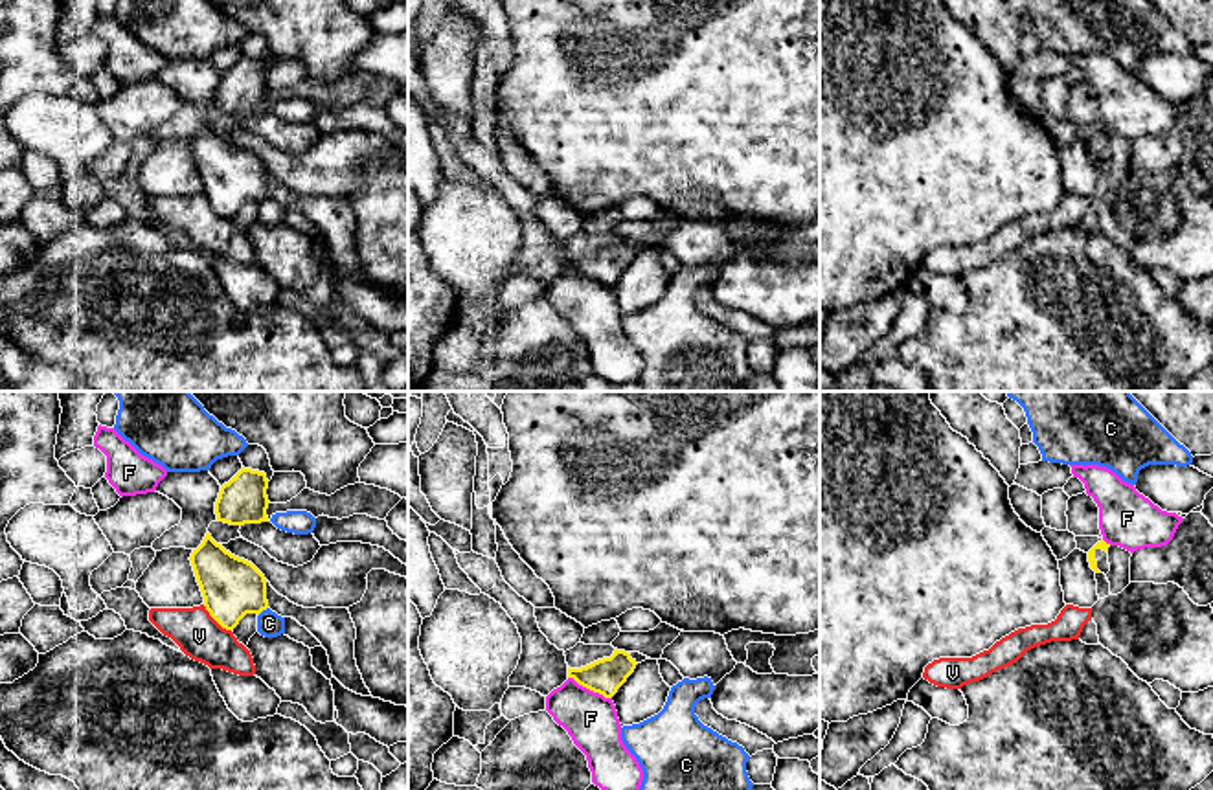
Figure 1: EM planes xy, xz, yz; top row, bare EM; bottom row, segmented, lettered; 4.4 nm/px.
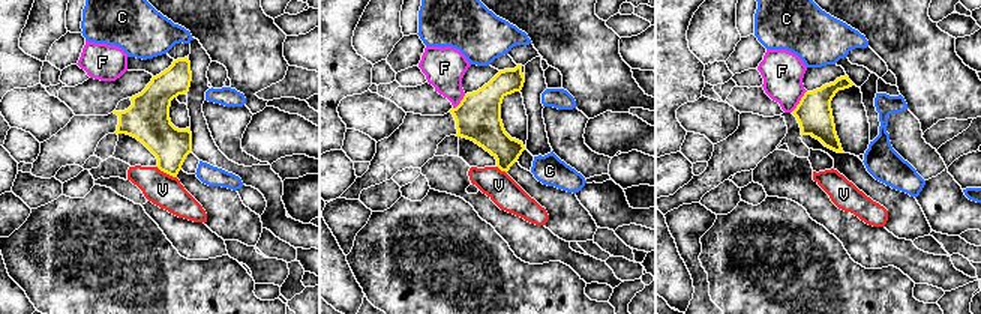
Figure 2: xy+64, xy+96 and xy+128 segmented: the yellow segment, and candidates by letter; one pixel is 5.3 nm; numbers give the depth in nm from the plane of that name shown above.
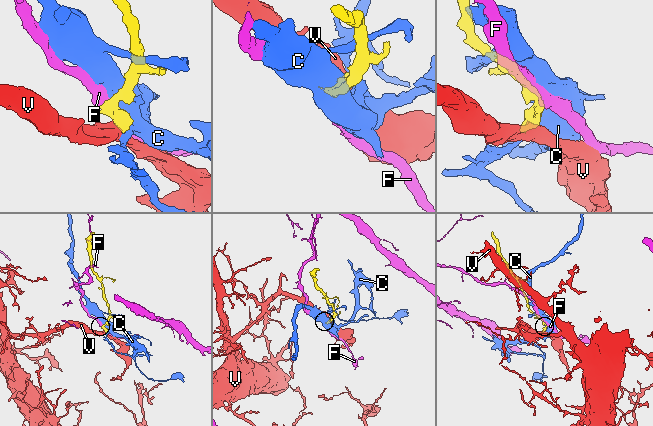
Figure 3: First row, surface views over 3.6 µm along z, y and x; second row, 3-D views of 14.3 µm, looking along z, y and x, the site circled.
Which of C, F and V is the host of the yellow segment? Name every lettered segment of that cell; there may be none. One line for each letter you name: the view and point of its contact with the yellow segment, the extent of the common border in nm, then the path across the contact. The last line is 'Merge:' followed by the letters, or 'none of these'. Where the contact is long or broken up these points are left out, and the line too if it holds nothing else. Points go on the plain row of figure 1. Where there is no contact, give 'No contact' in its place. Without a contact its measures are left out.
Merge: none of these

